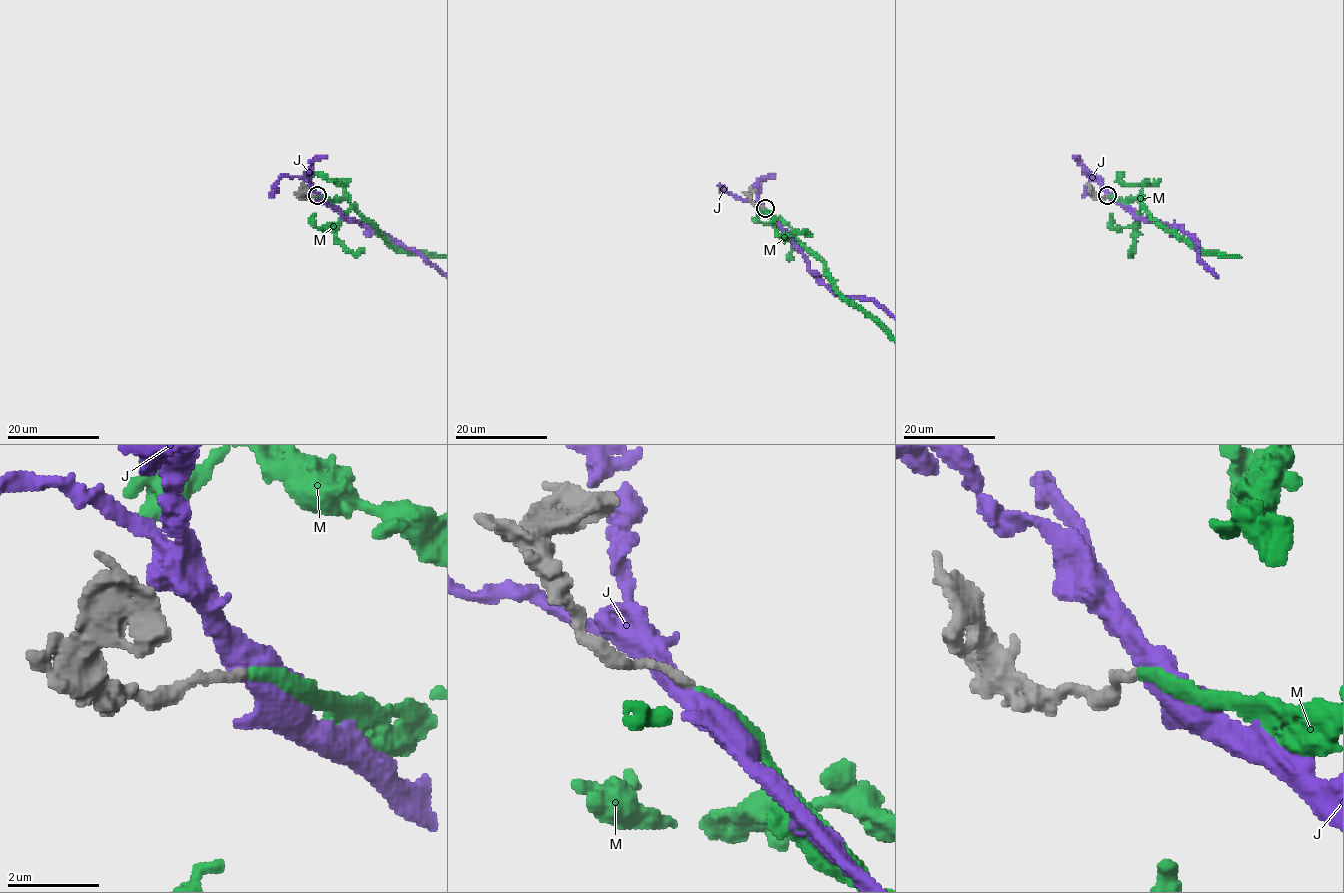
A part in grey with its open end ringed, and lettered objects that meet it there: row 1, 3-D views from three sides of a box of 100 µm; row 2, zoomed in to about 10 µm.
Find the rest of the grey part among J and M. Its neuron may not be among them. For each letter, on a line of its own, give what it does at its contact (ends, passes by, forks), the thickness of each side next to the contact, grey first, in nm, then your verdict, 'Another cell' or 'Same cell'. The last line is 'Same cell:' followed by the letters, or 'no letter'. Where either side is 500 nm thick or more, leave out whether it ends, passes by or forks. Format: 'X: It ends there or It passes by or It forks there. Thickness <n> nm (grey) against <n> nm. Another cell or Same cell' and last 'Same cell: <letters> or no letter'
J: It passes by. Thickness 220 nm (grey) against 480 nm. Another cell
M: It ends there. Thickness 220 nm (grey) against 240 nm. Same cell
Same cell: M

